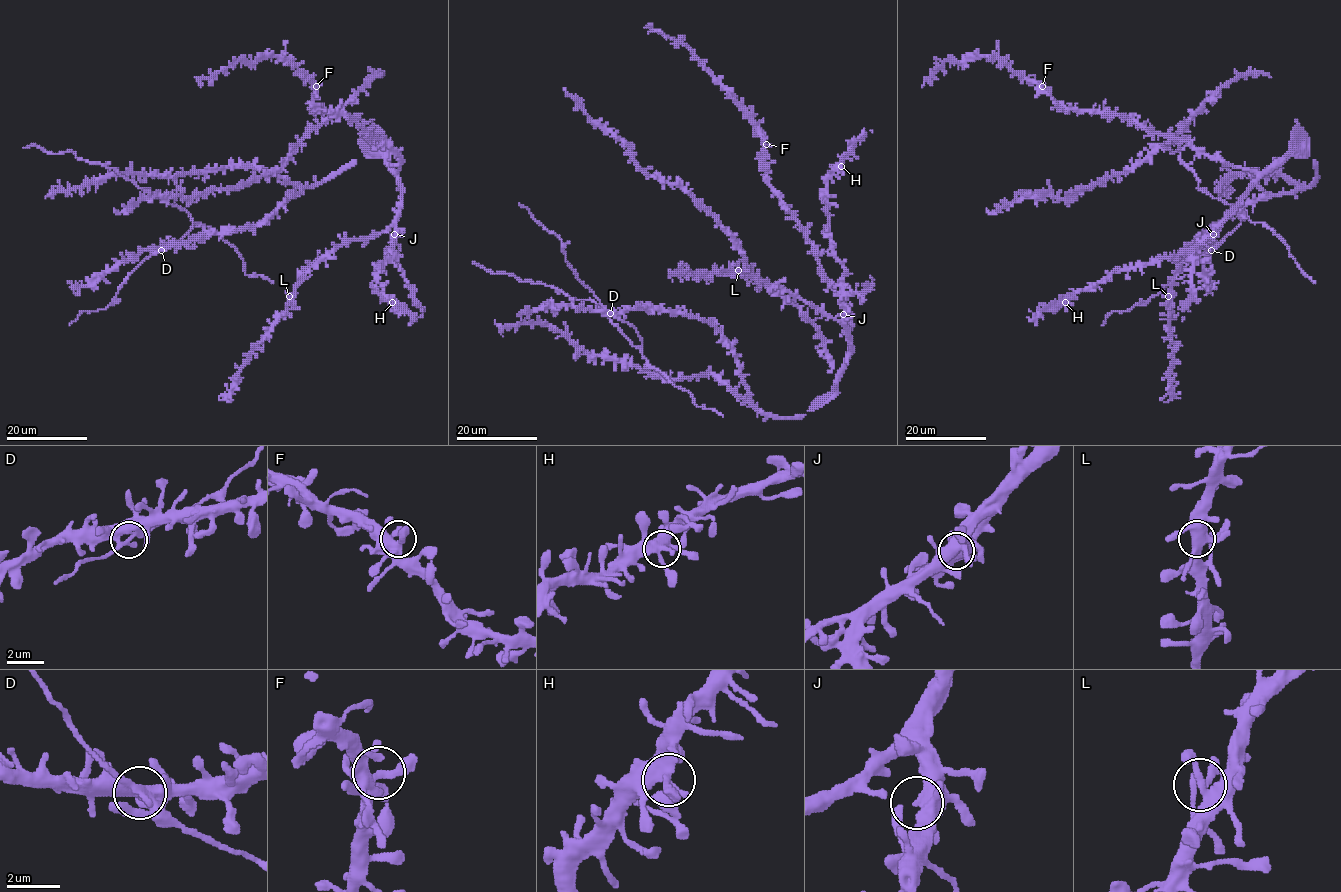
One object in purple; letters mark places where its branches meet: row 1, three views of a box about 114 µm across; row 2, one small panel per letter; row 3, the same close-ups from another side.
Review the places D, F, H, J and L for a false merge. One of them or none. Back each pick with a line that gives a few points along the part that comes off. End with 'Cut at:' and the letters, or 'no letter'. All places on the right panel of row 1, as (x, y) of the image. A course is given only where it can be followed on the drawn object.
Cut at: no letter

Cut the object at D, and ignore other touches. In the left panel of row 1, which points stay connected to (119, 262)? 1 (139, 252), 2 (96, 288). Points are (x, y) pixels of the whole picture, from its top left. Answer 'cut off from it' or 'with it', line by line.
1: with it
2: with it

